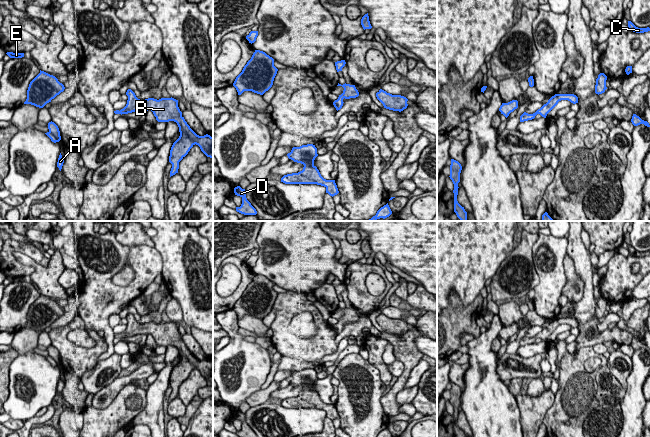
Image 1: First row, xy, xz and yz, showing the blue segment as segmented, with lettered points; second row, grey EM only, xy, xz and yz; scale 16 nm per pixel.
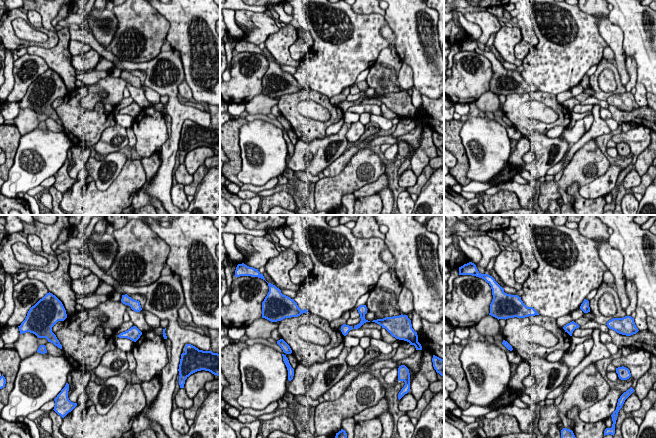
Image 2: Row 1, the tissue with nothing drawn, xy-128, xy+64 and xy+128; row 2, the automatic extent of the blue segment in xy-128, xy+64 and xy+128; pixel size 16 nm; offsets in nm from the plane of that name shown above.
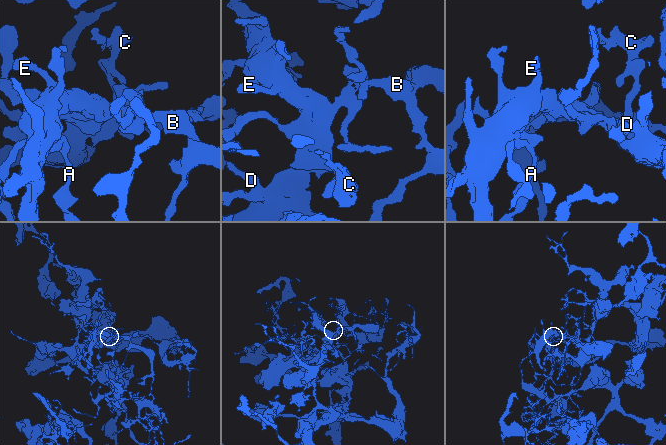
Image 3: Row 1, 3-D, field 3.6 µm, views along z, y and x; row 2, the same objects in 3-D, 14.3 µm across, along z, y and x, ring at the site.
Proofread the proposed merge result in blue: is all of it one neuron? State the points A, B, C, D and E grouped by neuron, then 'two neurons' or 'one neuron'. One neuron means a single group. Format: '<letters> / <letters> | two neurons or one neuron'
A B C D E | one neuron

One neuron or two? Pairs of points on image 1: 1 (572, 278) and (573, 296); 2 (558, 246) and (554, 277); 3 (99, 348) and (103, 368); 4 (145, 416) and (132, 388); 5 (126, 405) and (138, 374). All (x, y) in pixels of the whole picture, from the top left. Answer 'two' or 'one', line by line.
1: one
2: one
3: two
4: two
5: two

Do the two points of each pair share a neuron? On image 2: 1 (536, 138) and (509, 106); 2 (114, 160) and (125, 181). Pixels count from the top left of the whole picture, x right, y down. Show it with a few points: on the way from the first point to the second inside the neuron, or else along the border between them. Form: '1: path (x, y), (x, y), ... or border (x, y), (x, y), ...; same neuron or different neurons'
1: border (544, 134), (532, 131), (526, 137); different neurons
2: border (127, 160), (117, 177), (106, 189); different neurons

